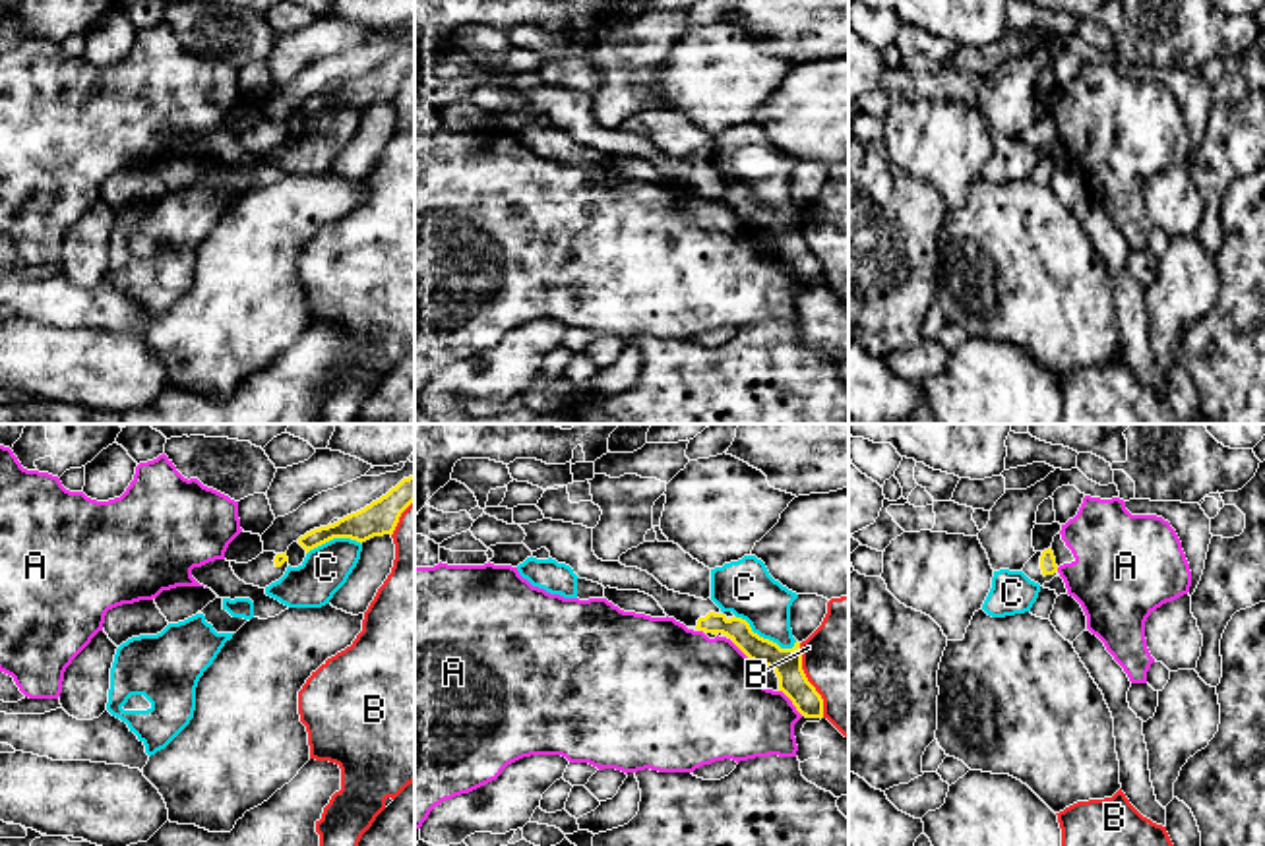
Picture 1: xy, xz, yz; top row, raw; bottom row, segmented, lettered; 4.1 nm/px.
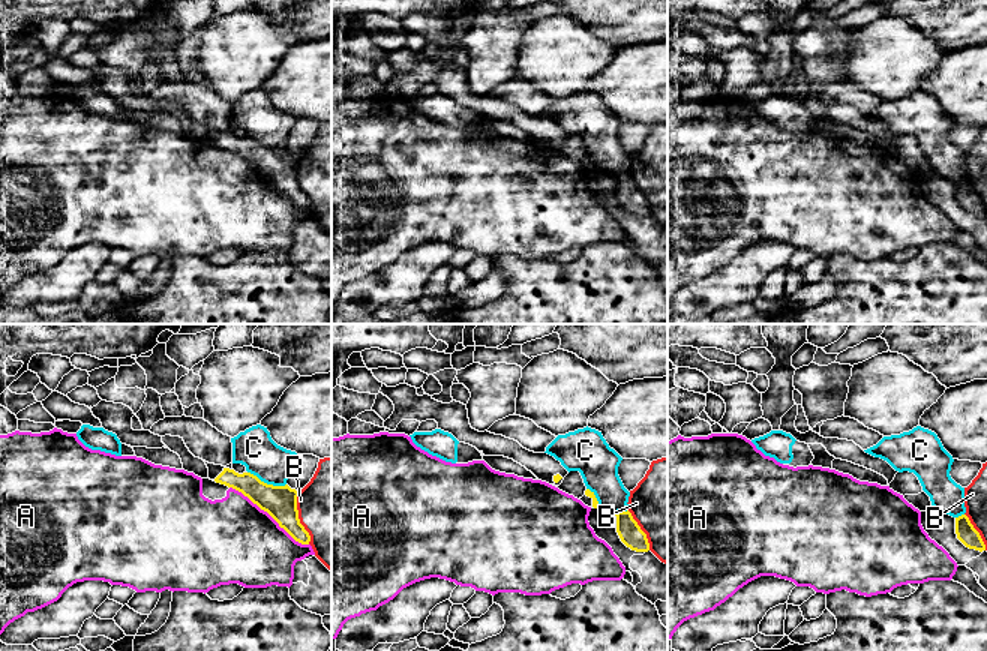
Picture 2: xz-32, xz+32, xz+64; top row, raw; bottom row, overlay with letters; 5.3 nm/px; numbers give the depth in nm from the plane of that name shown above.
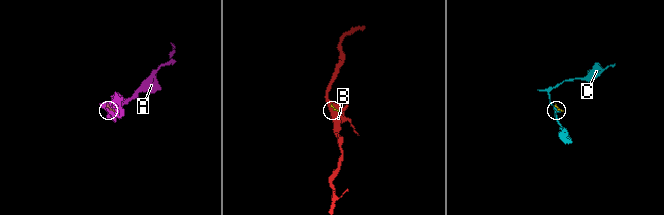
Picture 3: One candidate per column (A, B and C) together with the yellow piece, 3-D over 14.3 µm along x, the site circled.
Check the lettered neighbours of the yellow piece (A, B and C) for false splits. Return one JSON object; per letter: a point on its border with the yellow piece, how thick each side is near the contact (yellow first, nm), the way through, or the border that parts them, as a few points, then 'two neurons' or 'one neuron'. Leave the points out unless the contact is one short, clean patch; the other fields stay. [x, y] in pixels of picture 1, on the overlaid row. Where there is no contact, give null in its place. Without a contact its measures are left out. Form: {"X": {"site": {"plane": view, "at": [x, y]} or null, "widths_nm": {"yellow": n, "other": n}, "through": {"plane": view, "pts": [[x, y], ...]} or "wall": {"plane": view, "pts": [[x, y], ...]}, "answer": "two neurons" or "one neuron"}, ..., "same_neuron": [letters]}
{"A": {"site": {"plane": "xz", "at": [742, 651]}, "widths_nm": {"yellow": 130, "other": 480}, "answer": "two neurons"}, "B": {"site": {"plane": "xz", "at": [806, 680]}, "widths_nm": {"yellow": 130, "other": 360}, "answer": "two neurons"}, "C": {"site": {"plane": "xz", "at": [766, 639]}, "widths_nm": {"yellow": 130, "other": 240}, "answer": "two neurons"}, "same_neuron": []}

